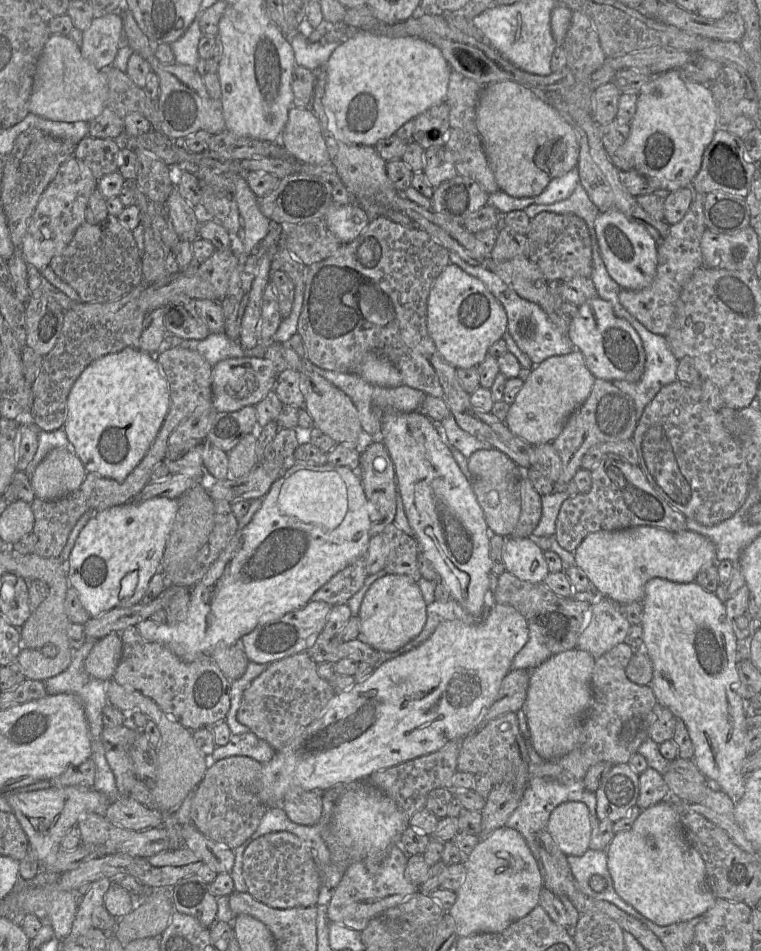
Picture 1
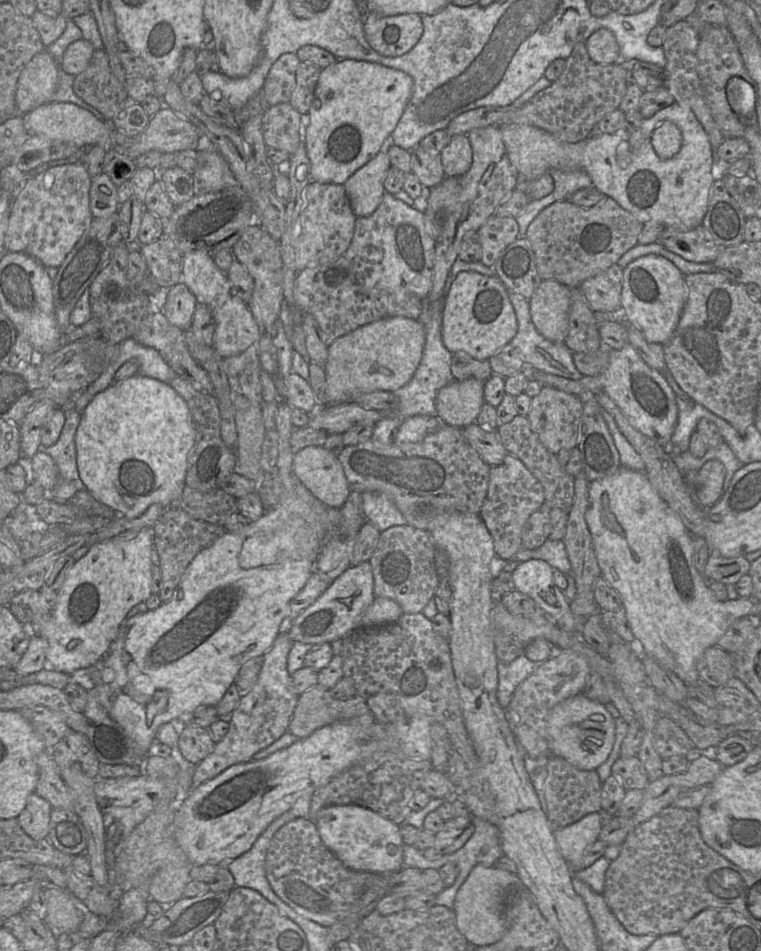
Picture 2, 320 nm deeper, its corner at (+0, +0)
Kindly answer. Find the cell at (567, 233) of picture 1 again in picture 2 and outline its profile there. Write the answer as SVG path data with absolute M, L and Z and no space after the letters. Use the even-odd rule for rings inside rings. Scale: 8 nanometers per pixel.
M605 196L596 205L584 208L570 200L552 203L529 224L525 239L532 247L542 280L555 280L579 288L586 279L602 273L638 243L640 223L613 198Z

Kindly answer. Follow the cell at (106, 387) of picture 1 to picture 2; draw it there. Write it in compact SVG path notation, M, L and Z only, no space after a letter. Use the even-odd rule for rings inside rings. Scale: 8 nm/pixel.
M139 373L124 380L113 382L104 391L98 393L81 413L81 419L75 435L77 468L79 476L86 488L94 498L116 511L118 516L129 519L137 518L152 504L160 504L164 508L177 506L185 485L185 477L188 468L188 459L199 437L194 426L192 413L187 402L169 384L147 377Z

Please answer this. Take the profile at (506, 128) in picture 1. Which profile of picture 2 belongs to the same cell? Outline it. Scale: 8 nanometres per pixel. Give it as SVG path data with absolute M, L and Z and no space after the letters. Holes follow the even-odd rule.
M675 102L670 106L658 111L651 118L642 119L634 125L644 136L644 142L638 150L630 150L631 161L626 168L621 168L617 161L617 148L621 143L627 143L629 132L627 129L618 130L613 134L601 136L589 136L576 142L568 143L559 141L550 133L526 124L490 125L501 129L502 139L508 158L519 177L532 181L550 169L563 171L583 170L591 178L593 186L605 196L613 198L622 208L629 211L640 223L654 221L666 227L672 227L680 231L688 231L702 225L707 212L709 195L713 178L713 152L709 137L703 126L696 118L691 108L685 104ZM664 121L674 123L682 133L682 146L680 151L670 159L662 159L655 152L651 144L651 135Z

